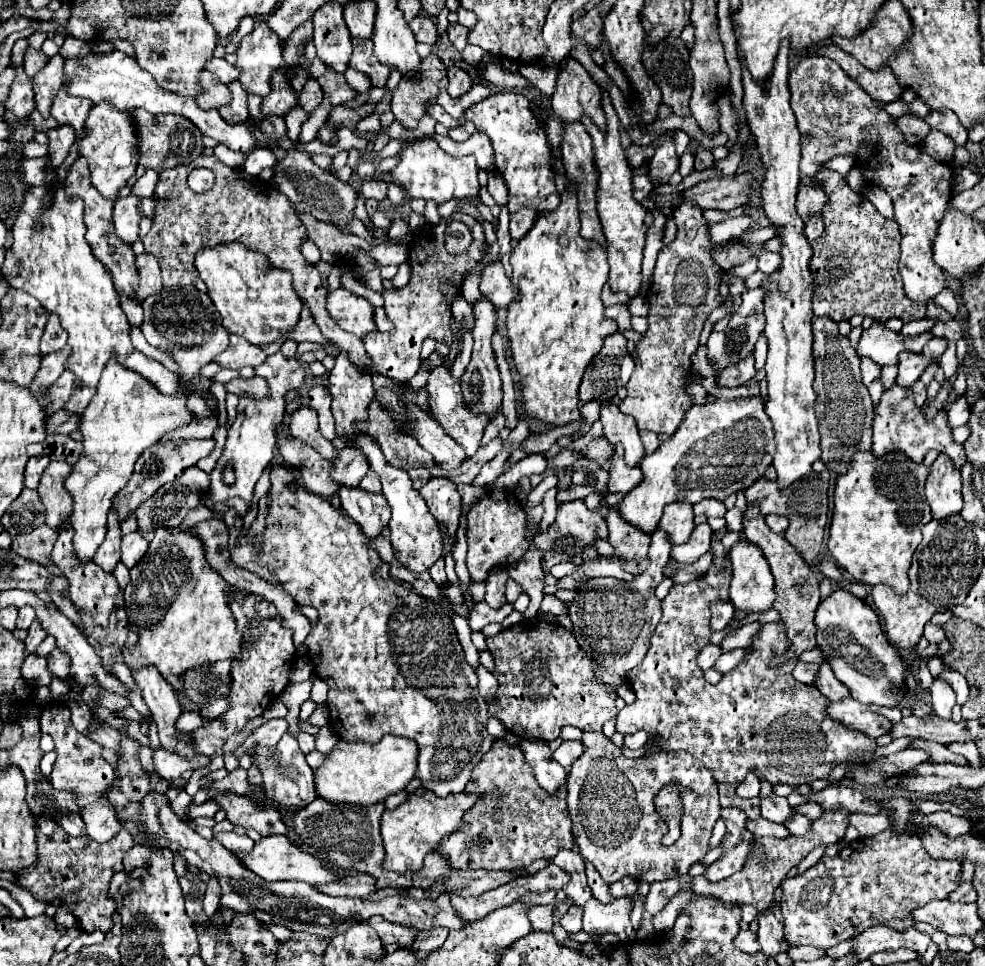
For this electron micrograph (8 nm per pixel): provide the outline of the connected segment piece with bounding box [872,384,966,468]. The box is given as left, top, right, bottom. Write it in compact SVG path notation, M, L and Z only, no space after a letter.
M894 384L890 388L890 396L882 396L882 400L876 408L876 414L874 414L874 424L872 424L872 428L874 428L874 442L872 442L874 456L880 458L886 452L896 450L896 452L912 458L914 462L922 462L926 452L936 448L936 450L948 454L954 460L956 468L962 468L966 454L964 454L964 448L952 440L952 428L948 424L946 412L940 410L934 420L924 420L922 410L916 408L912 402L914 402L912 390L902 388L898 384Z

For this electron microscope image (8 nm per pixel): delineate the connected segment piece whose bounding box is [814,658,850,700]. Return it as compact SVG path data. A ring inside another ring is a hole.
M824 658L820 662L820 668L816 672L816 684L814 684L828 700L840 700L842 696L848 696L848 688L834 676L830 662Z

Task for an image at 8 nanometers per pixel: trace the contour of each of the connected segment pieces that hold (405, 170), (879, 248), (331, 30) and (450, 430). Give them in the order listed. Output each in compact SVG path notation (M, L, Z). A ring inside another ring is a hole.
M416 138L416 140L402 140L404 148L398 152L398 164L390 172L390 180L394 184L400 184L412 198L422 200L434 200L436 204L442 204L452 198L464 198L464 196L478 196L480 184L478 184L478 166L474 156L454 158L442 148L438 148L438 142L434 138Z
M818 172L816 178L824 182L830 204L826 204L824 234L812 244L814 254L810 268L814 268L816 278L812 312L816 316L830 316L836 322L850 320L856 314L870 316L878 322L890 318L902 318L904 322L924 318L926 304L914 304L906 298L902 288L898 274L902 236L896 220L880 216L872 202L866 196L856 194L838 172Z
M326 2L312 16L314 22L314 46L316 54L336 72L348 68L352 54L352 38L344 22L344 8L338 2Z
M438 366L430 372L426 388L428 388L428 403L434 420L438 420L438 424L442 424L442 428L446 430L448 436L452 436L454 440L458 440L458 444L464 446L466 456L474 456L476 450L480 448L480 440L482 440L484 428L490 422L490 416L486 412L476 412L472 406L468 406L464 402L460 380L454 378L450 374L450 368L446 368L446 366Z

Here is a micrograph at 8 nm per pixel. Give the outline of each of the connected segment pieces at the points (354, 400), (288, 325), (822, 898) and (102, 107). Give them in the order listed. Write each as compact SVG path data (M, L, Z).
M340 352L336 358L336 366L330 372L330 384L328 384L330 394L334 396L332 400L332 412L334 412L334 420L336 420L336 430L338 434L346 434L348 444L354 444L354 436L360 434L360 430L356 430L352 424L356 420L366 420L366 404L370 404L370 400L374 398L374 388L372 388L372 374L362 370L360 366L352 364L346 352Z
M226 244L200 250L194 264L208 286L208 296L222 316L222 326L230 334L242 336L250 344L266 346L280 336L288 336L300 322L302 300L294 292L290 272L270 268L264 256L258 256L240 244Z
M884 830L872 838L858 838L834 858L822 858L806 872L780 882L784 938L832 948L874 926L906 930L914 926L914 908L942 900L958 888L960 872L958 862L932 860L920 836Z
M96 104L84 126L84 136L78 140L78 154L86 158L88 170L92 174L92 186L108 200L118 200L120 188L136 172L138 150L134 148L134 124L130 124L130 112L118 112L110 104Z

